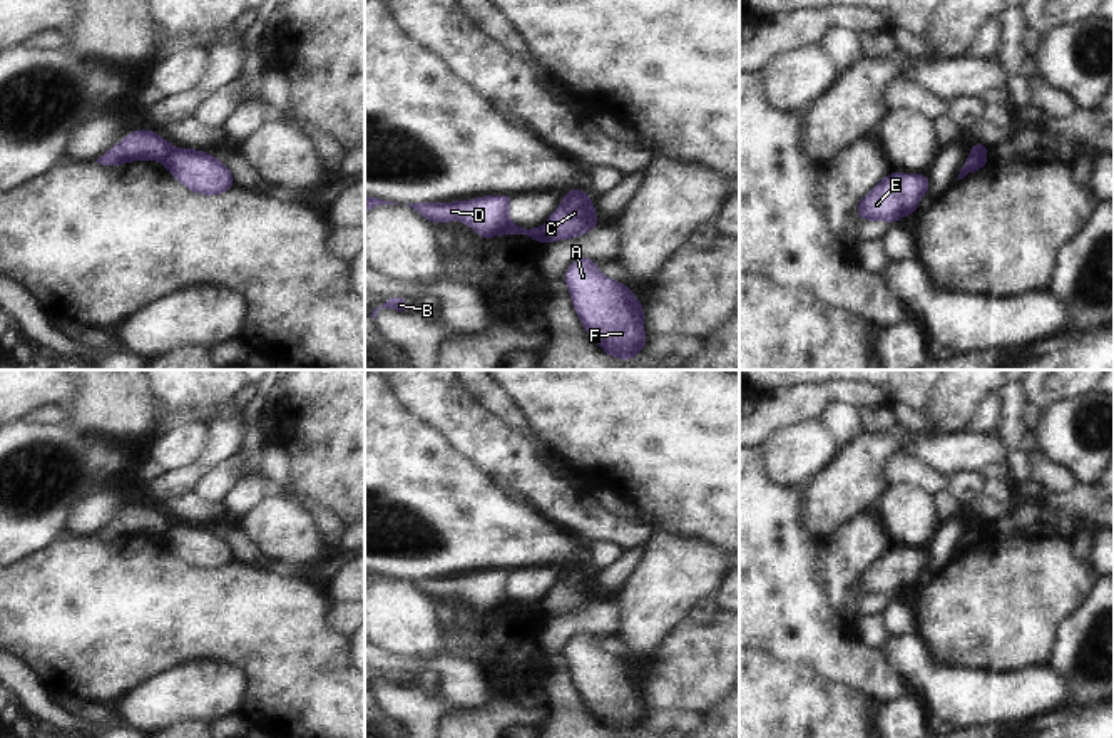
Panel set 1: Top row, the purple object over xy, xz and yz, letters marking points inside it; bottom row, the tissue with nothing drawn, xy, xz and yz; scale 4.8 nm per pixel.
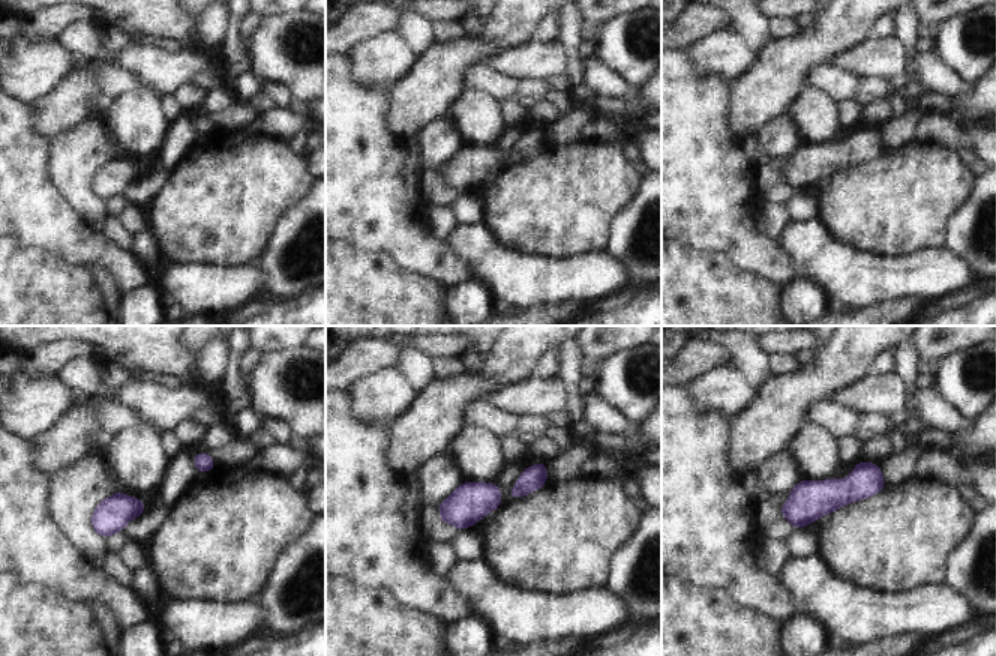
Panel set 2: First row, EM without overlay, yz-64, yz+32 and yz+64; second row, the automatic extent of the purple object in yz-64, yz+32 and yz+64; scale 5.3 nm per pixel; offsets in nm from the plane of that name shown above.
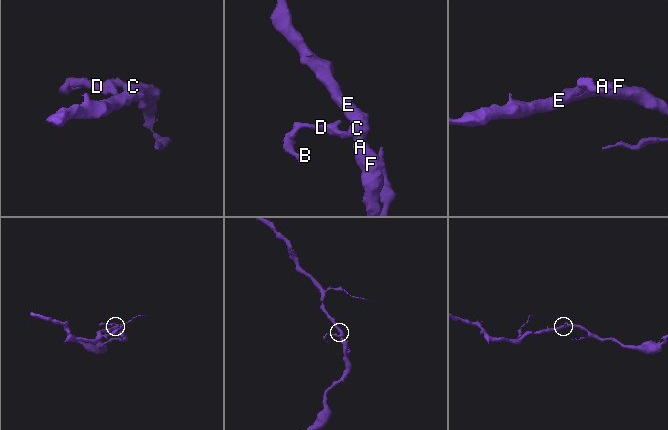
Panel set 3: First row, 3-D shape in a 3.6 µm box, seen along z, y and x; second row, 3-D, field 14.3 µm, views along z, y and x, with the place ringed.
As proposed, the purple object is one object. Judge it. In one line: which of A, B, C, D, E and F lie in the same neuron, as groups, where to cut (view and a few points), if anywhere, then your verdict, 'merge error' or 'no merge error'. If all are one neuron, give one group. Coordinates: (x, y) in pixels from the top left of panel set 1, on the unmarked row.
groups A C E F / B D; cut yz (970, 527), (986, 536); merge error

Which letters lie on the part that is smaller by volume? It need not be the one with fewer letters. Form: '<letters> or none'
B, D

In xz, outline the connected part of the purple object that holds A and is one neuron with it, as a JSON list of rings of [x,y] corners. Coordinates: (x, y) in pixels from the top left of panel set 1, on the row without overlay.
[[[575,634],[564,654],[570,664],[572,679],[589,711],[611,731],[624,736],[646,721],[642,678],[632,666],[606,653],[594,634]]]

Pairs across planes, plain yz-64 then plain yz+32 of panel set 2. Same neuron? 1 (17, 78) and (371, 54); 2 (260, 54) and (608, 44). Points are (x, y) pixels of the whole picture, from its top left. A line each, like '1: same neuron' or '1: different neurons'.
1: same neuron
2: same neuron

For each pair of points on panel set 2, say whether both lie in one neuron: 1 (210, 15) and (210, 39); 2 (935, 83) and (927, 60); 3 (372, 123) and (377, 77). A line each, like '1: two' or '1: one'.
1: one
2: one
3: two

